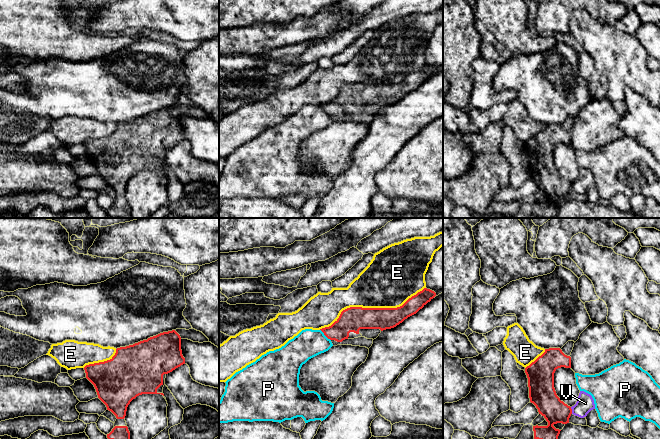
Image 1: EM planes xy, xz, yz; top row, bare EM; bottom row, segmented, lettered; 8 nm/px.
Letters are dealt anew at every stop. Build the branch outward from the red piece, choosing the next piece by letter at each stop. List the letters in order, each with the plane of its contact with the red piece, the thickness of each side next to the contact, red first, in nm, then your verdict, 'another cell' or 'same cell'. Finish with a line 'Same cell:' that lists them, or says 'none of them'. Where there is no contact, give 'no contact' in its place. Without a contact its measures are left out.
E: xz | 200/420 nm | another cell
P: xz | 190/220 nm | another cell
V: yz | 200/140 nm | another cell
Same cell: none of them

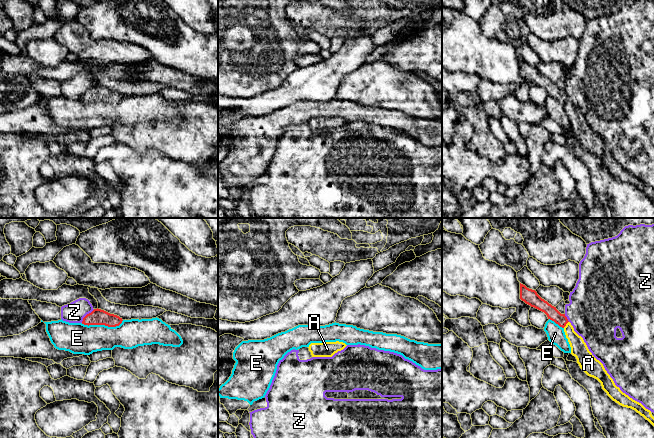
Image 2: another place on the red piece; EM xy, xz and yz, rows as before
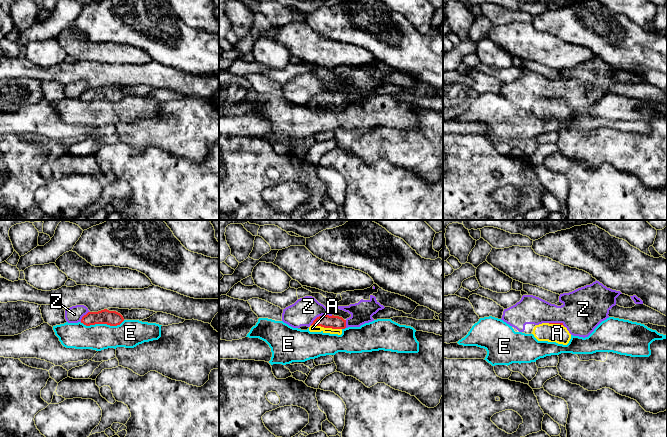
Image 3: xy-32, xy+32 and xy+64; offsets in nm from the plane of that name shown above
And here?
A: yz | 100/140 nm | same cell
E: xy | 130/260 nm | another cell
Z: xy | 130/160 nm | another cell
Same cell: A

